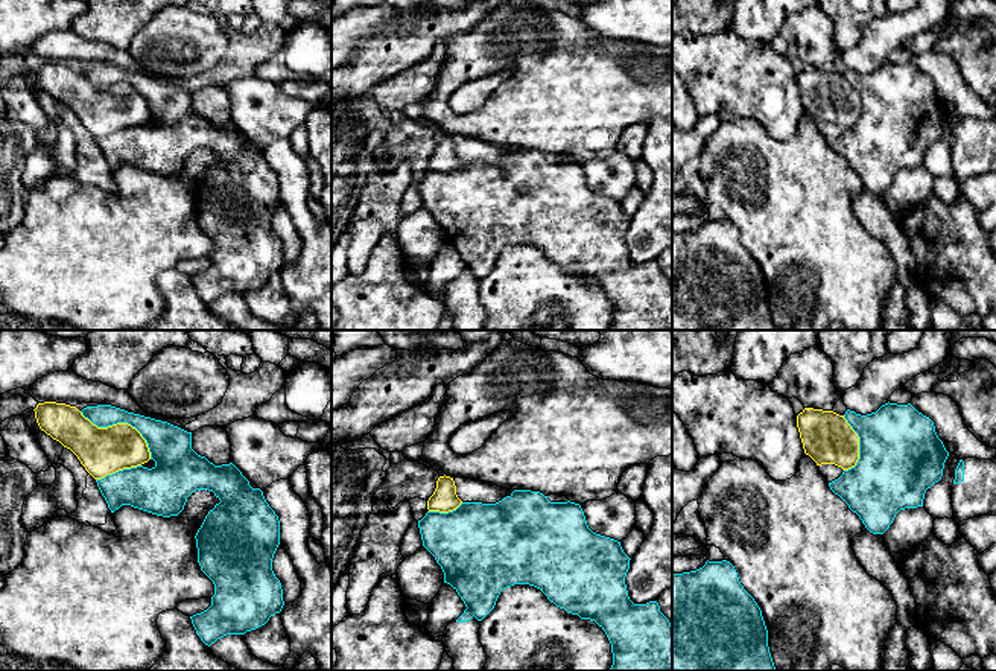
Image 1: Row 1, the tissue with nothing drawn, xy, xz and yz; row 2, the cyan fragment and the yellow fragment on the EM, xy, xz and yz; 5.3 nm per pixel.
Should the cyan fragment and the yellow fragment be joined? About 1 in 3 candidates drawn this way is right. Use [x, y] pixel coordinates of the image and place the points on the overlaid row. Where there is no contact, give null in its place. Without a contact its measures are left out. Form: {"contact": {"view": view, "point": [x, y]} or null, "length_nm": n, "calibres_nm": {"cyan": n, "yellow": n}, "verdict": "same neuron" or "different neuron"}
{"contact": {"view": "xy", "point": [122, 422]}, "length_nm": 460, "calibres_nm": {"cyan": 190, "yellow": 260}, "verdict": "different neuron"}

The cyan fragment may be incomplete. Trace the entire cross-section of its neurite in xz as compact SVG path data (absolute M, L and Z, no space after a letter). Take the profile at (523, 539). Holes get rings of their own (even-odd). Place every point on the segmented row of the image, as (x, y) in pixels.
M514 490L496 504L462 502L449 513L427 511L418 520L423 546L435 557L450 584L465 604L456 622L468 622L473 616L482 621L496 606L500 592L514 584L540 589L550 603L581 619L595 621L611 644L613 665L610 671L672 671L672 625L660 612L657 601L634 604L626 590L625 577L630 557L620 542L593 533L584 511L575 502L550 502L540 491Z

